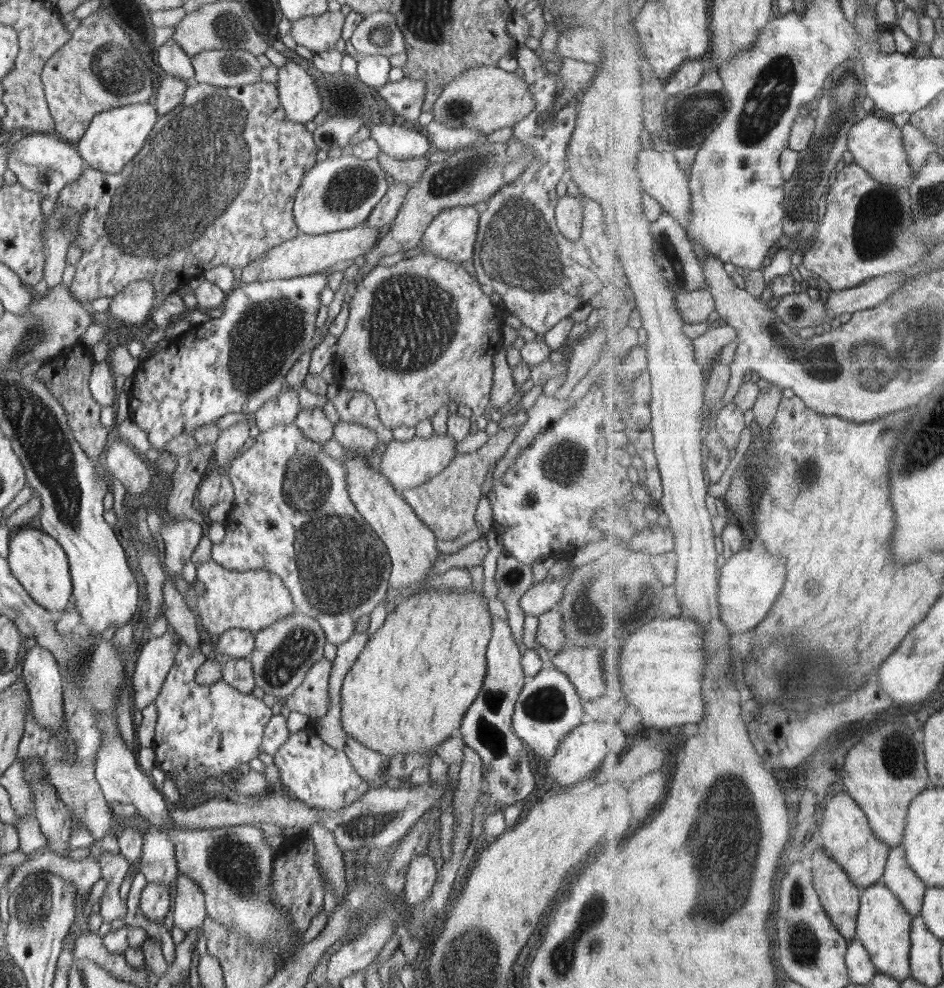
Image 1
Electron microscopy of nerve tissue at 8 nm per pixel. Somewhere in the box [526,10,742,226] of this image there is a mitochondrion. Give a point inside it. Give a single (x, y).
(709, 115)

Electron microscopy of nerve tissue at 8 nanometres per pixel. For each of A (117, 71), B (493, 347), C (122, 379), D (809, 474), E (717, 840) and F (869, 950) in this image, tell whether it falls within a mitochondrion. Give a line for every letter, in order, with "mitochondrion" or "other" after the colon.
A: mitochondrion
B: other
C: other
D: mitochondrion
E: mitochondrion
F: other

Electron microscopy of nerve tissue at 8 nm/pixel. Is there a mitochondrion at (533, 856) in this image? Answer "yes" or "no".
no

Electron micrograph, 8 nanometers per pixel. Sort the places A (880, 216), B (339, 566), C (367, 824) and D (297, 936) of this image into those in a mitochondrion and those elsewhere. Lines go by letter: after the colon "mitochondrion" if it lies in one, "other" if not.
A: mitochondrion
B: mitochondrion
C: mitochondrion
D: other

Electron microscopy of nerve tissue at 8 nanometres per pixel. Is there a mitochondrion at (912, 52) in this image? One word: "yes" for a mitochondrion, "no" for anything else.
no

